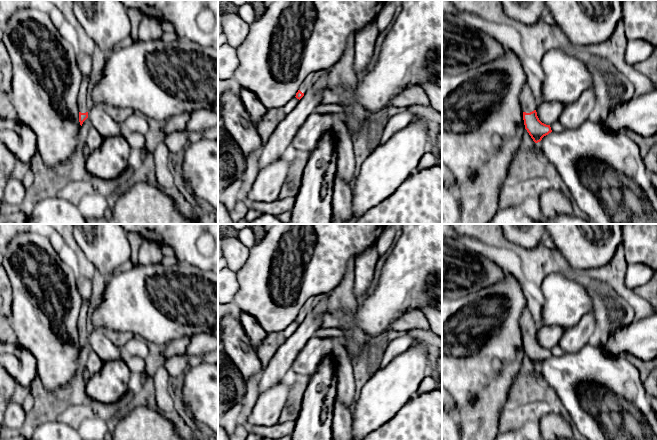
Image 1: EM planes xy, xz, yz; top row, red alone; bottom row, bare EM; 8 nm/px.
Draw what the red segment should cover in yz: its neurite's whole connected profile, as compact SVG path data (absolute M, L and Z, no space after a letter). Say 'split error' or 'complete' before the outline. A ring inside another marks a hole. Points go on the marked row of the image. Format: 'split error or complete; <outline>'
split error; M524 85L520 94L520 105L523 110L523 120L525 129L535 143L538 143L542 138L552 132L550 125L542 123L536 112L537 102L532 95L528 85Z

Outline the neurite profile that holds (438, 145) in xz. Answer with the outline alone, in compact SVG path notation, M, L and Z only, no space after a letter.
M442 133L438 134L436 138L435 148L432 149L436 155L440 157L442 163Z

